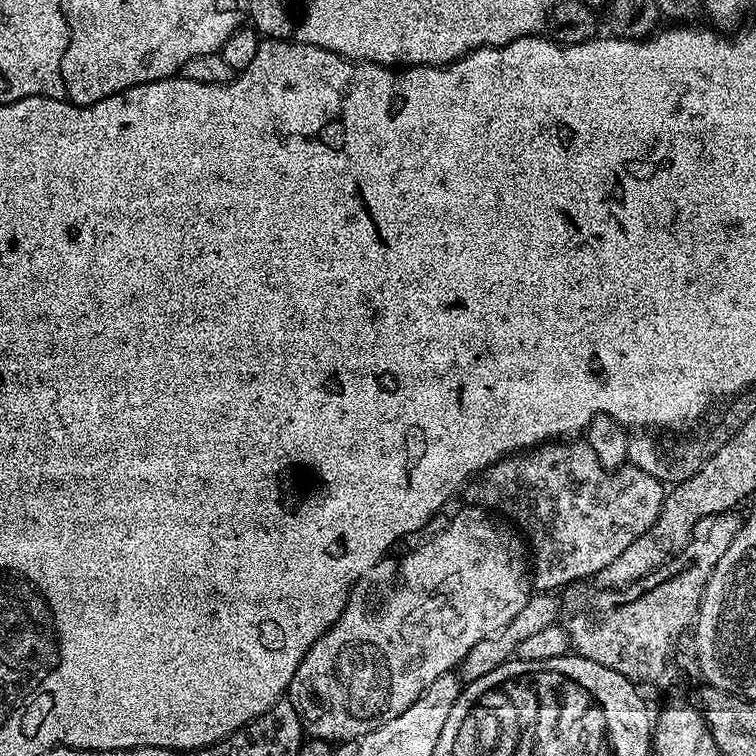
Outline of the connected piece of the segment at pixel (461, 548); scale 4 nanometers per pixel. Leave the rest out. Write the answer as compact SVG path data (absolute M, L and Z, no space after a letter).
M464 506L464 509L449 522L445 532L438 533L421 548L406 553L400 561L392 560L393 558L379 560L374 566L370 566L370 570L366 570L366 574L362 574L362 578L356 580L356 585L348 591L348 601L342 614L334 622L334 626L330 626L330 630L326 630L326 634L322 634L322 638L318 638L314 646L310 646L286 693L286 699L294 706L294 710L298 710L301 721L306 722L309 737L329 742L359 740L360 737L370 734L370 730L378 730L378 726L390 722L390 718L398 718L402 710L409 708L427 690L434 678L453 671L468 653L470 646L474 646L474 642L482 642L486 634L494 634L494 630L505 628L514 618L514 614L518 614L518 610L526 606L530 595L530 556L521 533L515 527L499 522L504 523L487 508Z

